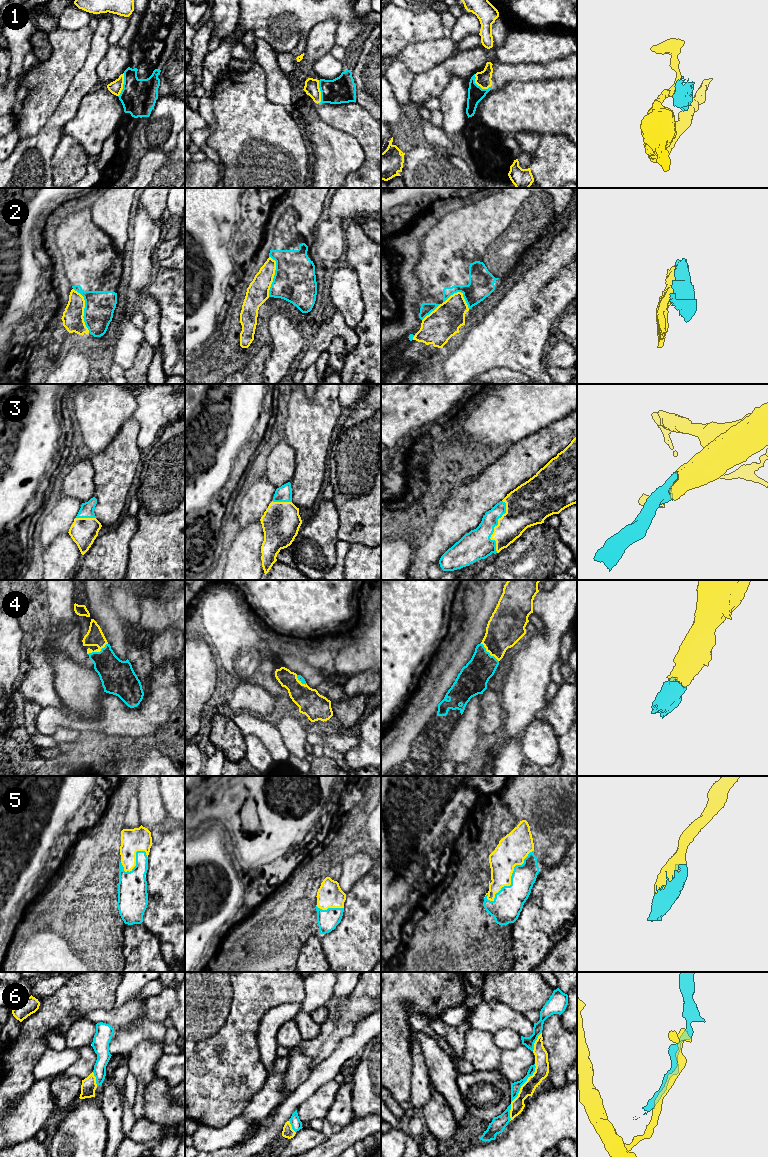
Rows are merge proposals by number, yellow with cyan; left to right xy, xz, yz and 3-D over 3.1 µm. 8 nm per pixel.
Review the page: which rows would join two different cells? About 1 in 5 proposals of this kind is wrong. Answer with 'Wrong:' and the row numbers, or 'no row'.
Wrong: 1, 2

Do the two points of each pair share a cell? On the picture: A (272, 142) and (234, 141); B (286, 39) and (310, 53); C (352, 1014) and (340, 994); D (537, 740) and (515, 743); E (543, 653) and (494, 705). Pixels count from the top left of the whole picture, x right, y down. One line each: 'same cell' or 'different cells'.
A: same cell
B: different cells
C: different cells
D: different cells
E: different cells

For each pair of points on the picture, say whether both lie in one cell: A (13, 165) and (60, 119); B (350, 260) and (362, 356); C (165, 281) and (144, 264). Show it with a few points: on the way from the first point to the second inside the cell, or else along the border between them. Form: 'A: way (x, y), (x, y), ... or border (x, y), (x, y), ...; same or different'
A: way (26, 159), (52, 132); same
B: way (370, 283), (370, 332); same
C: border (149, 283), (145, 292); different

